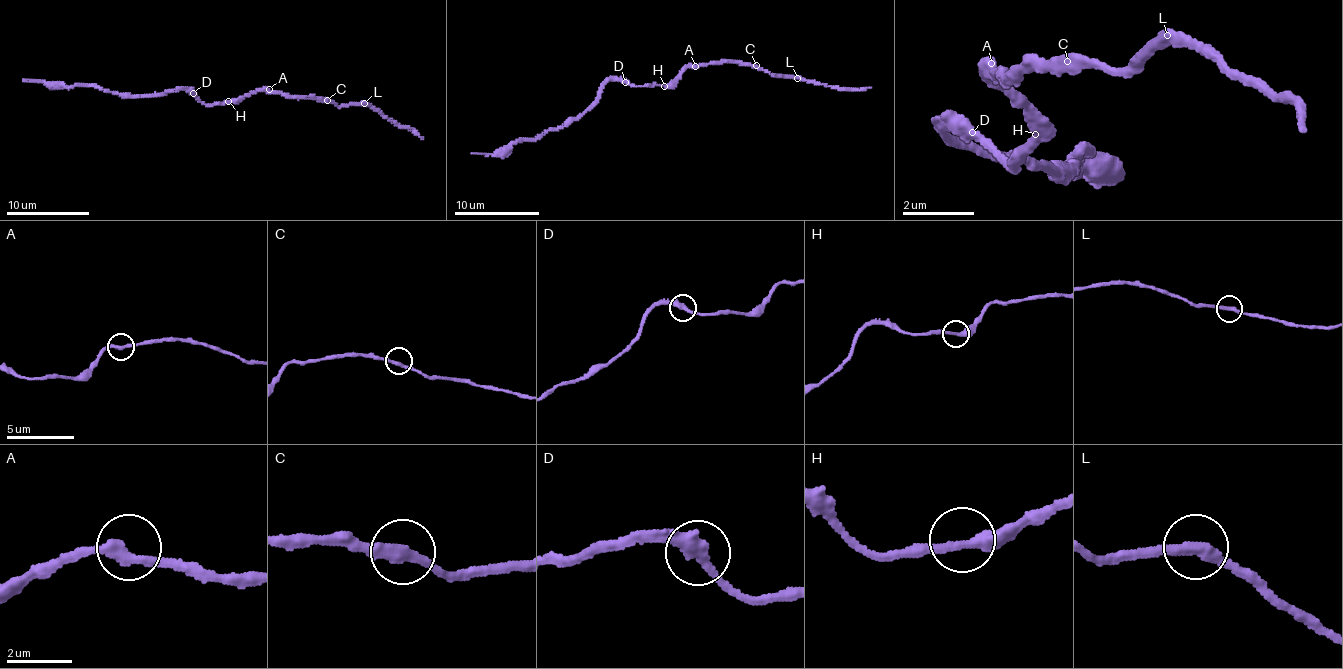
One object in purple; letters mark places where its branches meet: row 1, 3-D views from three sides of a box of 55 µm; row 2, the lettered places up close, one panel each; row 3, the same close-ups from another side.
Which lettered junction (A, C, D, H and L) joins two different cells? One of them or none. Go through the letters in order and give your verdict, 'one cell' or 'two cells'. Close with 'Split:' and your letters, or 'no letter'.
A: one cell
C: one cell
D: one cell
H: one cell
L: one cell
Split: no letter

